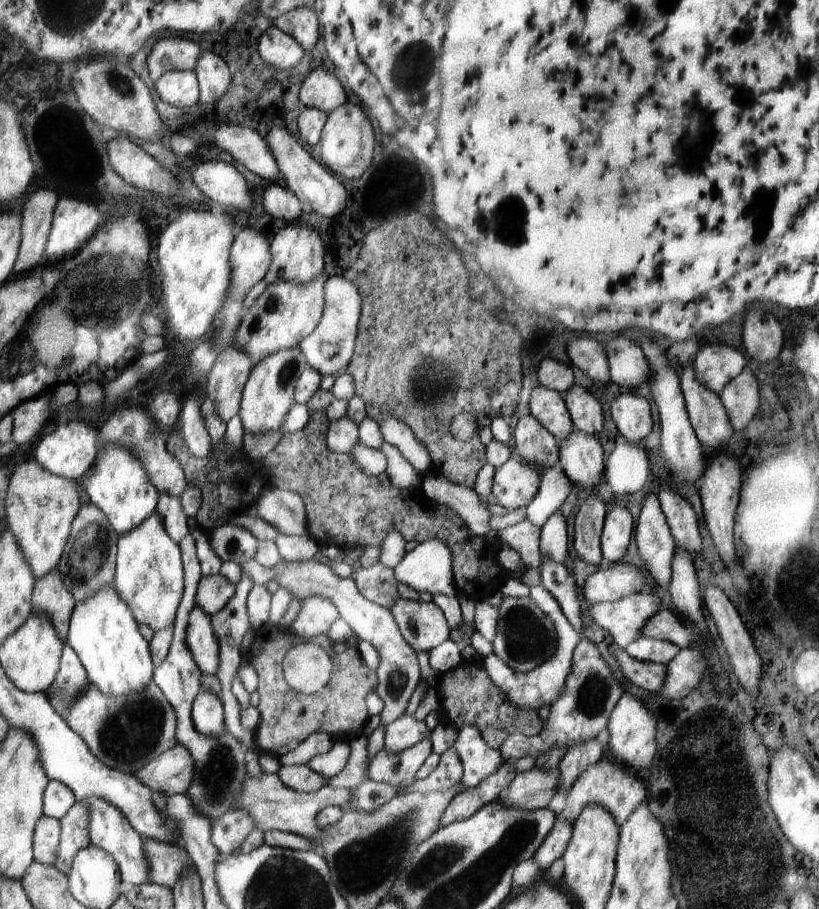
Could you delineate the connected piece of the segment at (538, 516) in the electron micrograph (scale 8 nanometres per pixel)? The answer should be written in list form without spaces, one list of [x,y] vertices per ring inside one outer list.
[[[560,464],[542,472],[539,492],[523,510],[526,518],[531,520],[534,526],[542,528],[548,517],[564,504],[572,490],[572,484]]]

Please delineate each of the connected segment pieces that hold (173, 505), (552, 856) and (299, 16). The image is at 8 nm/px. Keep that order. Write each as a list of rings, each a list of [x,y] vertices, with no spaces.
[[[161,492],[158,512],[162,515],[168,532],[172,535],[172,538],[176,539],[177,543],[181,544],[182,539],[192,532],[190,518],[184,510],[181,497],[174,496],[170,492]]]
[[[556,814],[556,816],[555,826],[548,834],[548,838],[542,841],[538,850],[533,854],[537,860],[540,872],[546,872],[552,862],[559,856],[562,856],[573,833],[573,824],[560,814]]]
[[[310,7],[284,13],[272,22],[282,32],[293,36],[304,50],[311,50],[318,40],[319,18]]]

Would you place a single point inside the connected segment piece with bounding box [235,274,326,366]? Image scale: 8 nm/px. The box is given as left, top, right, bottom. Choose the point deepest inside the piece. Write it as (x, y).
(286, 312)

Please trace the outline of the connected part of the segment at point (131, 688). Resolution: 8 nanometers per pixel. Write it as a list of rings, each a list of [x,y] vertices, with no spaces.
[[[114,585],[77,601],[67,643],[80,655],[90,680],[108,696],[126,697],[130,693],[141,692],[155,678],[157,666],[151,642],[143,635],[141,624],[132,607]]]

